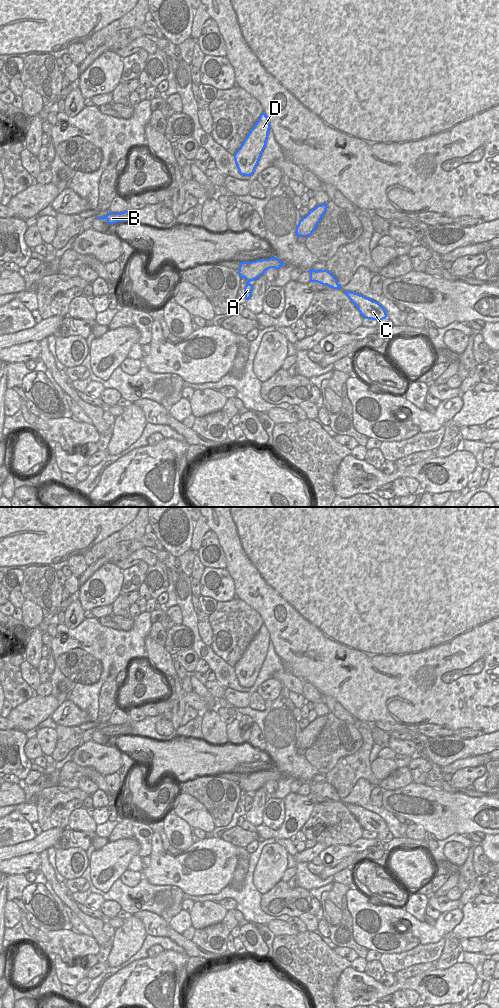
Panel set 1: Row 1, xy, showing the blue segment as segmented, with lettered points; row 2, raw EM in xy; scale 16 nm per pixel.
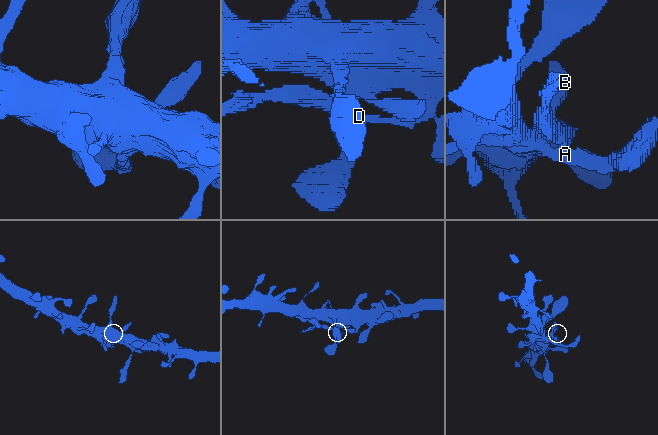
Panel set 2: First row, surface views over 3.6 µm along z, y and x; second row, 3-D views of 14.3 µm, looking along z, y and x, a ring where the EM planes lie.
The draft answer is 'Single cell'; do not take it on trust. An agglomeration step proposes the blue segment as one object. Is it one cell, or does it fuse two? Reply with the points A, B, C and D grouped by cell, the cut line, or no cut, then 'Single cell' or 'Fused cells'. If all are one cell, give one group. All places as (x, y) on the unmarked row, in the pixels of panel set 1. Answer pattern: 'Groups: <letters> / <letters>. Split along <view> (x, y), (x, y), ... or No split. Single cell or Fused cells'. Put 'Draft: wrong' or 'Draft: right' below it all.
Groups: A B C D. No split. Single cell.
Draft: right

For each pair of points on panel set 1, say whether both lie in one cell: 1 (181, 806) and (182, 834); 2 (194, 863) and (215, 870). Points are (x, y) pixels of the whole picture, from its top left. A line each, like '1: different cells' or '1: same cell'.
1: different cells
2: same cell

